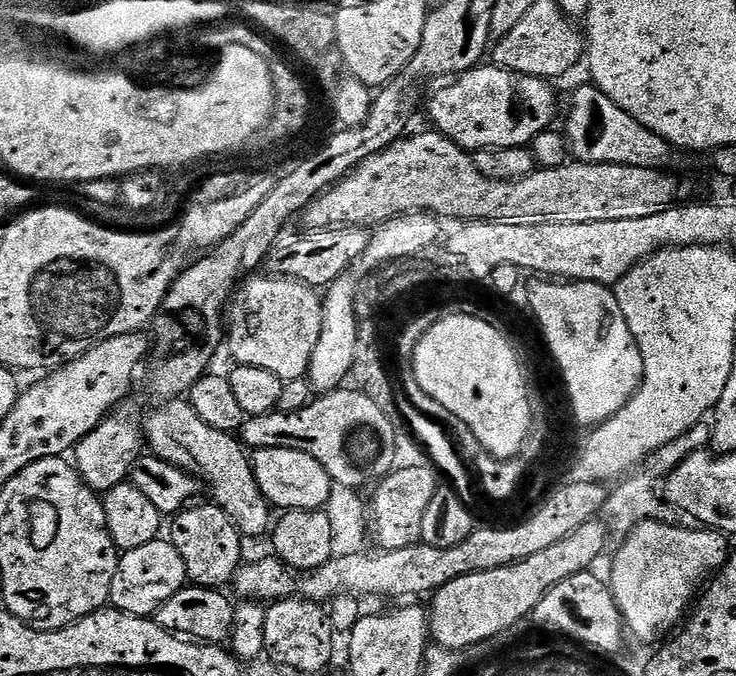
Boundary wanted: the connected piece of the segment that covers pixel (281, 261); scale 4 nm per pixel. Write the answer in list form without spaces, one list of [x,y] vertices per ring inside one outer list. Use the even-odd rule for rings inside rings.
[[[343,224],[340,228],[314,228],[308,231],[285,231],[274,242],[266,264],[273,273],[293,276],[320,290],[333,284],[349,271],[352,263],[359,261],[372,237],[371,231],[362,224]]]

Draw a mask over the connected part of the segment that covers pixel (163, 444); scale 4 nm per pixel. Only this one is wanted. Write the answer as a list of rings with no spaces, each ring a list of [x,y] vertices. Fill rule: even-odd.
[[[172,398],[156,408],[142,424],[142,436],[151,455],[183,468],[197,481],[212,487],[211,499],[236,523],[241,537],[269,535],[274,512],[256,481],[256,472],[245,445],[233,433],[214,430],[198,418],[198,410],[187,399]],[[273,515],[273,516],[272,516]]]

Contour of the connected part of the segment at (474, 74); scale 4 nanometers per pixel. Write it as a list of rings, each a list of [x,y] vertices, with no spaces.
[[[477,66],[469,72],[455,77],[445,83],[431,96],[426,104],[428,116],[432,119],[431,127],[449,140],[453,140],[459,148],[475,154],[484,148],[522,148],[531,145],[532,140],[540,132],[549,131],[556,120],[556,92],[549,81],[537,76],[527,76],[511,72],[495,66]]]

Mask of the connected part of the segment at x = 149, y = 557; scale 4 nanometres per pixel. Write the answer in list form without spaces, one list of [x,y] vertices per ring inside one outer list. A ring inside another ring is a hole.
[[[157,538],[146,542],[146,546],[138,546],[121,555],[114,582],[110,586],[110,604],[118,612],[152,618],[163,604],[170,602],[170,598],[174,598],[174,594],[178,594],[188,583],[182,554],[178,554],[171,539]]]

